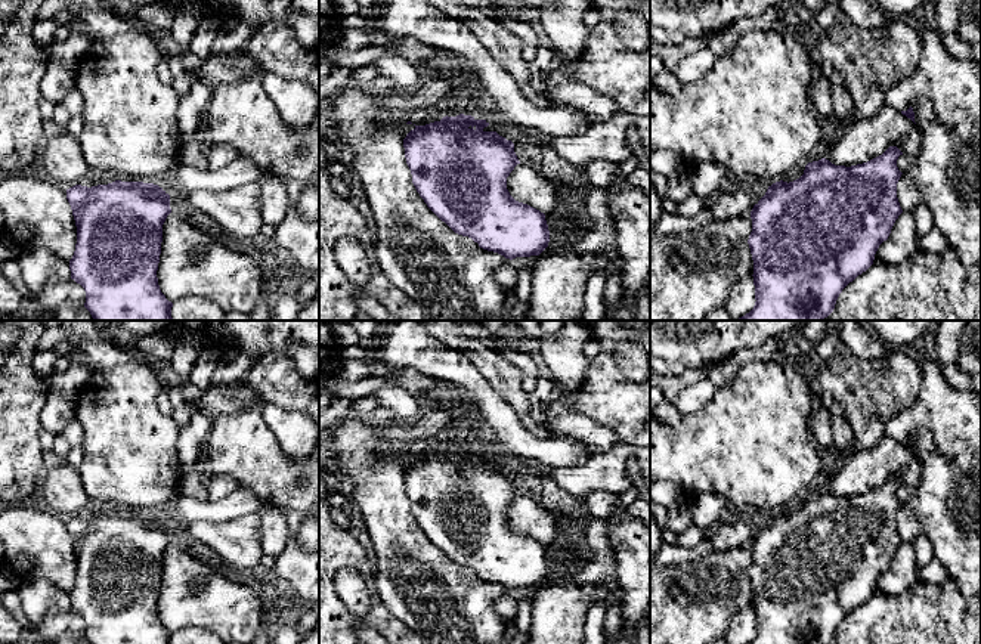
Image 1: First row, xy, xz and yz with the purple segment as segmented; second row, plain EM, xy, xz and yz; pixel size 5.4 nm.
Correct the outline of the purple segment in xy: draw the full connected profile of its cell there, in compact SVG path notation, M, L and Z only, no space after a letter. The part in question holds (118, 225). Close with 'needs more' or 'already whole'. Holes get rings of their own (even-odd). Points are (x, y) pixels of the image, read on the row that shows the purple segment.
M115 180L92 188L75 185L66 189L66 199L77 226L75 251L69 260L71 279L84 288L84 307L92 318L95 321L173 321L173 303L161 292L157 278L163 225L171 213L170 195L154 183Z; already whole

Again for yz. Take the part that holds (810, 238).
M889 146L882 155L851 167L835 165L829 160L808 162L804 174L793 182L776 182L751 211L752 232L748 244L753 260L755 306L733 321L823 321L836 304L842 290L866 272L879 245L903 213L897 198L901 171L897 167L903 152Z; already whole

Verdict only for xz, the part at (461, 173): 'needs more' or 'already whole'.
already whole

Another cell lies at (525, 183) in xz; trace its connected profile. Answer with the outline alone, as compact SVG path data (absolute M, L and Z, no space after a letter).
M517 164L507 177L510 195L523 204L527 204L544 214L563 199L569 199L569 191L564 183L544 177L536 164Z

